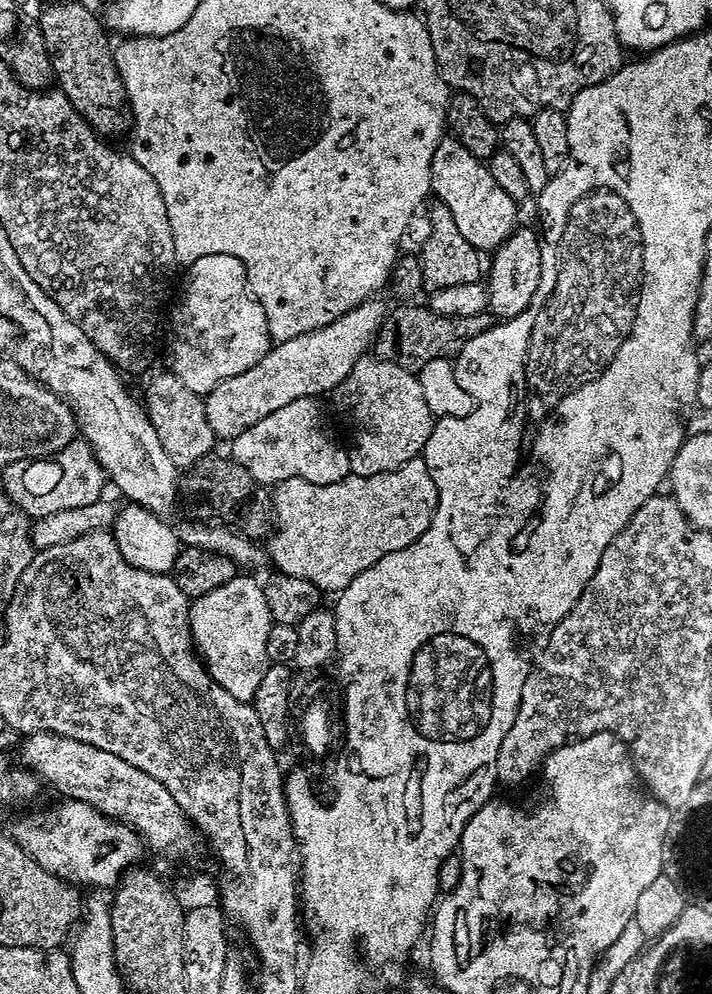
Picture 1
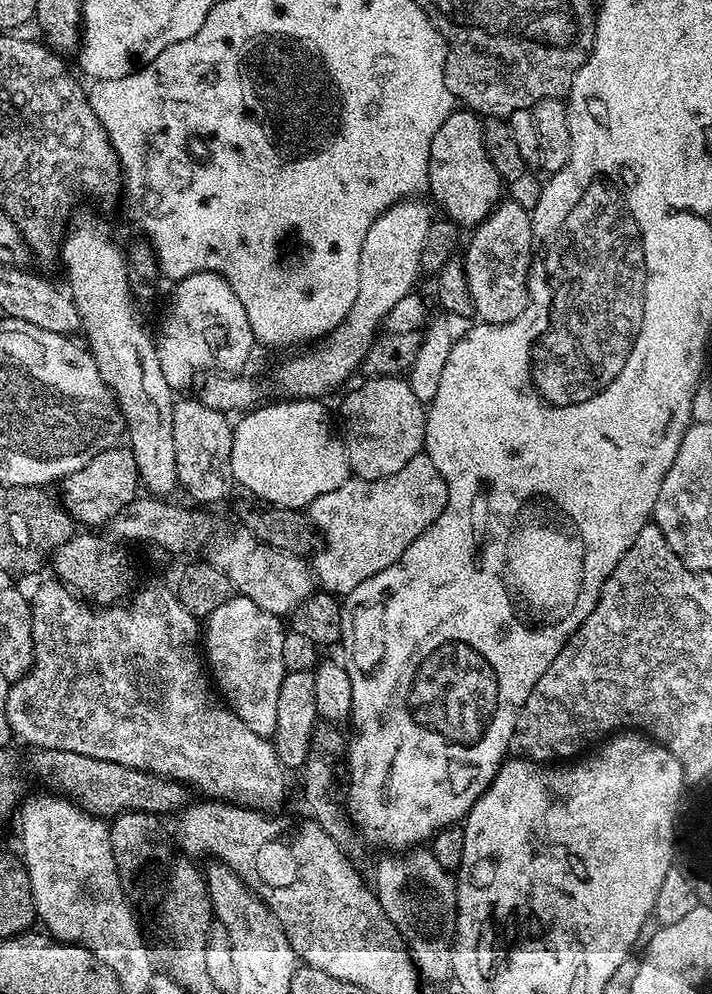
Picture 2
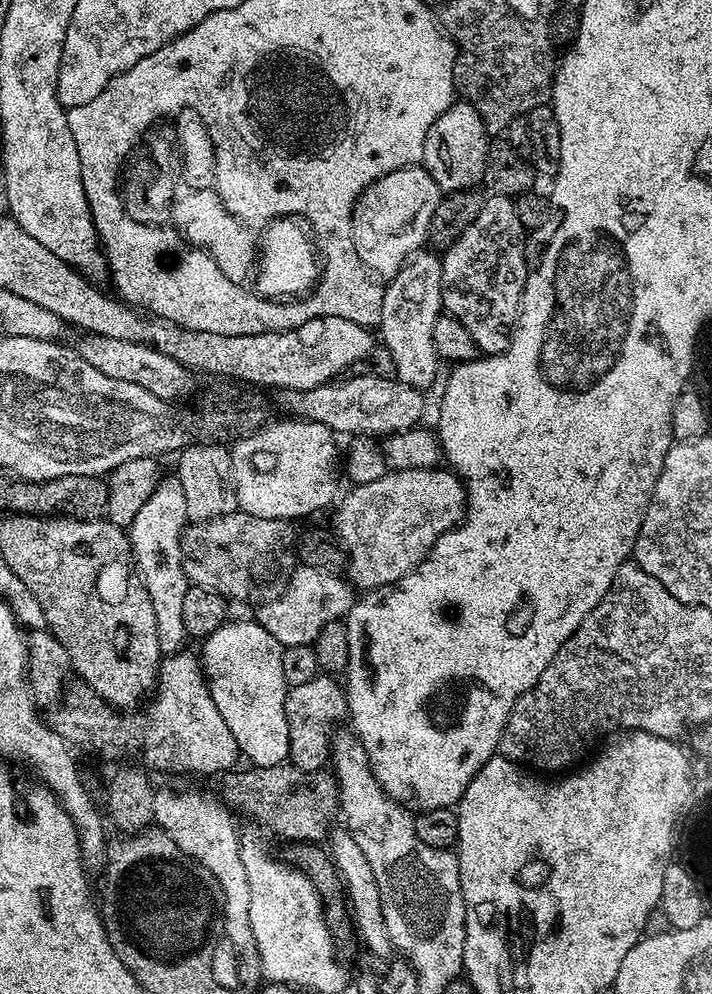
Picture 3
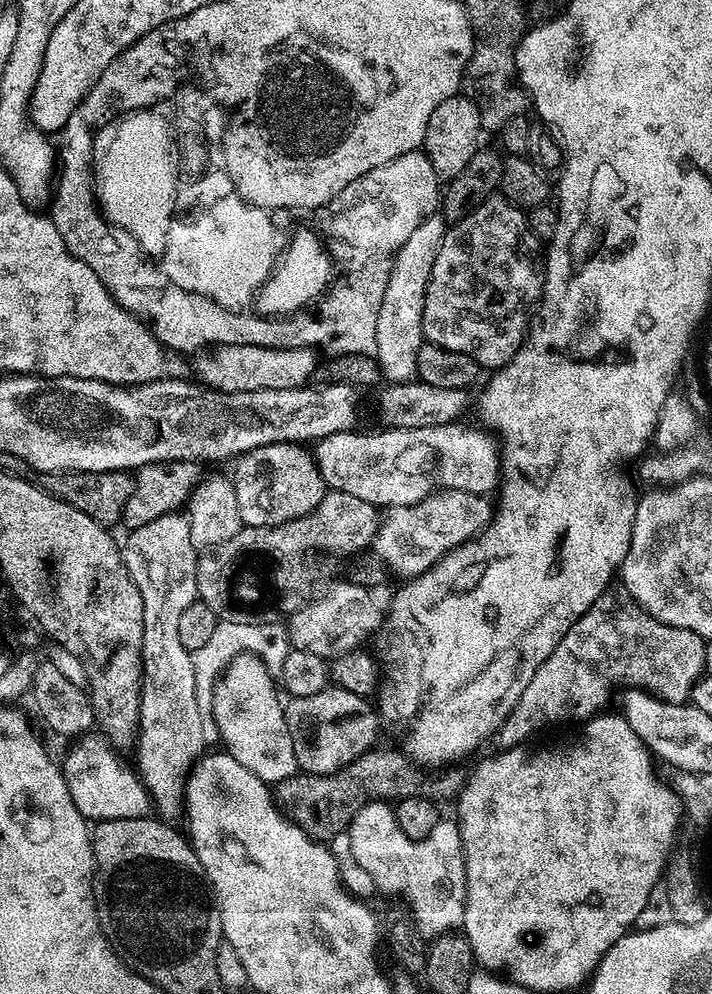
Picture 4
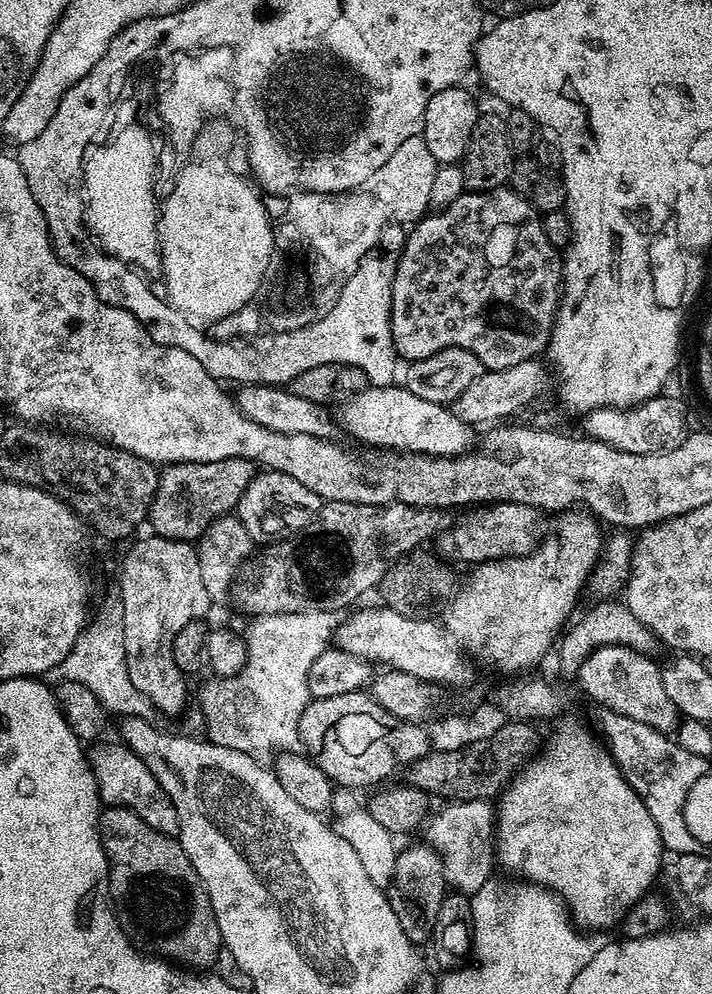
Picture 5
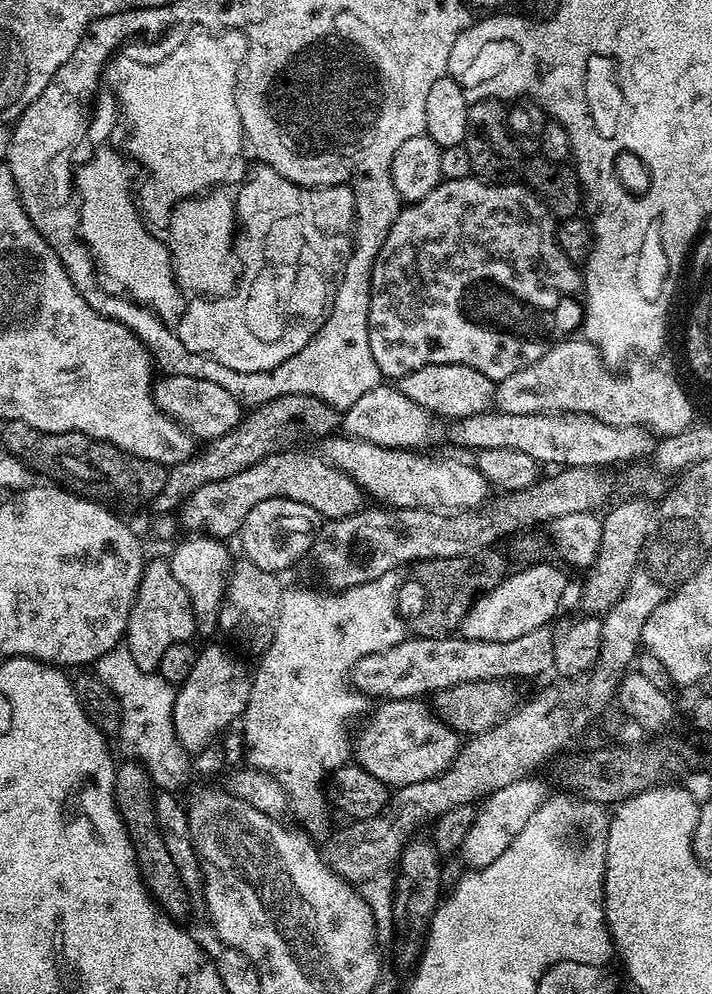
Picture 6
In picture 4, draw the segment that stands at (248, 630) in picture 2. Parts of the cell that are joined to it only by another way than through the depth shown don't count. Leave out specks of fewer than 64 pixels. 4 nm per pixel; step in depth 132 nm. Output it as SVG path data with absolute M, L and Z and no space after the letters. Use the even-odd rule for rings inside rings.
M236 659L225 668L214 690L212 708L218 732L229 752L242 766L274 786L297 775L299 764L293 749L293 736L284 716L283 703L279 702L276 690L262 669L261 663Z

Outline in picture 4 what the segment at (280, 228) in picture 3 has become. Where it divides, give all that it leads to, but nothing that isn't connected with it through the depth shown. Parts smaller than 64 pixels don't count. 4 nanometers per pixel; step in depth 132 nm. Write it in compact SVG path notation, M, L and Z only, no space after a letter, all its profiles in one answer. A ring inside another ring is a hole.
M300 228L286 240L286 247L280 253L278 266L274 267L271 276L257 290L251 312L266 314L272 320L283 322L301 318L303 311L313 307L314 302L319 301L320 292L330 290L333 283L341 279L339 272L332 263L336 256L333 243L324 245L324 240L312 228Z

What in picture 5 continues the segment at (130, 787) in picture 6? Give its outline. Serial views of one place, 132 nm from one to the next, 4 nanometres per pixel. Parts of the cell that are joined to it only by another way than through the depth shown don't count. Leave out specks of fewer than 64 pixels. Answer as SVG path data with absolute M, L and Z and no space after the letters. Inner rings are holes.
M111 806L100 813L100 837L108 855L110 900L128 939L145 953L185 969L211 969L222 947L218 922L206 886L179 839L154 830L130 808Z

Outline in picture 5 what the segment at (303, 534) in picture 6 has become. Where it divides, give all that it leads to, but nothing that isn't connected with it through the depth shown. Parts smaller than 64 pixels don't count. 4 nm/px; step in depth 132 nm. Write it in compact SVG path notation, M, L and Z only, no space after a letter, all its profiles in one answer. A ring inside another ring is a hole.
M264 470L253 475L250 486L246 486L234 512L239 516L242 526L246 526L253 542L260 546L271 546L289 539L293 535L291 532L303 533L320 513L321 503L320 496L314 494L314 490L306 490L306 486L298 482L298 478Z

